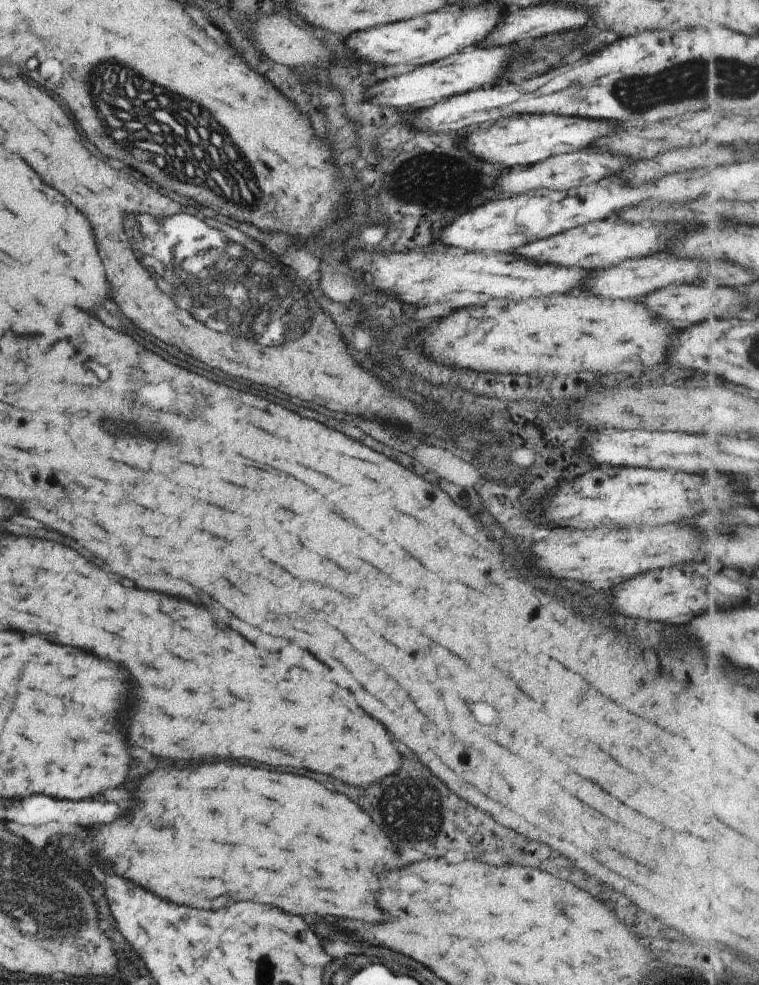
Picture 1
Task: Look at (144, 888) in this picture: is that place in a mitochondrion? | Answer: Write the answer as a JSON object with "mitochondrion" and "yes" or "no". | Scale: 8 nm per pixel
{"mitochondrion":"no"}

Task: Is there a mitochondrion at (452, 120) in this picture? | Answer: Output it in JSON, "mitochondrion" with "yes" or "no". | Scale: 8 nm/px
{"mitochondrion":"no"}

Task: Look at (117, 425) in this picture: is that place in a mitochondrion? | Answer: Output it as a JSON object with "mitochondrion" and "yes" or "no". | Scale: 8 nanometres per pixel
{"mitochondrion":"yes"}

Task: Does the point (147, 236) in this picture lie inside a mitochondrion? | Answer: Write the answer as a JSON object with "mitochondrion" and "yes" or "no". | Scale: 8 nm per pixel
{"mitochondrion":"yes"}

